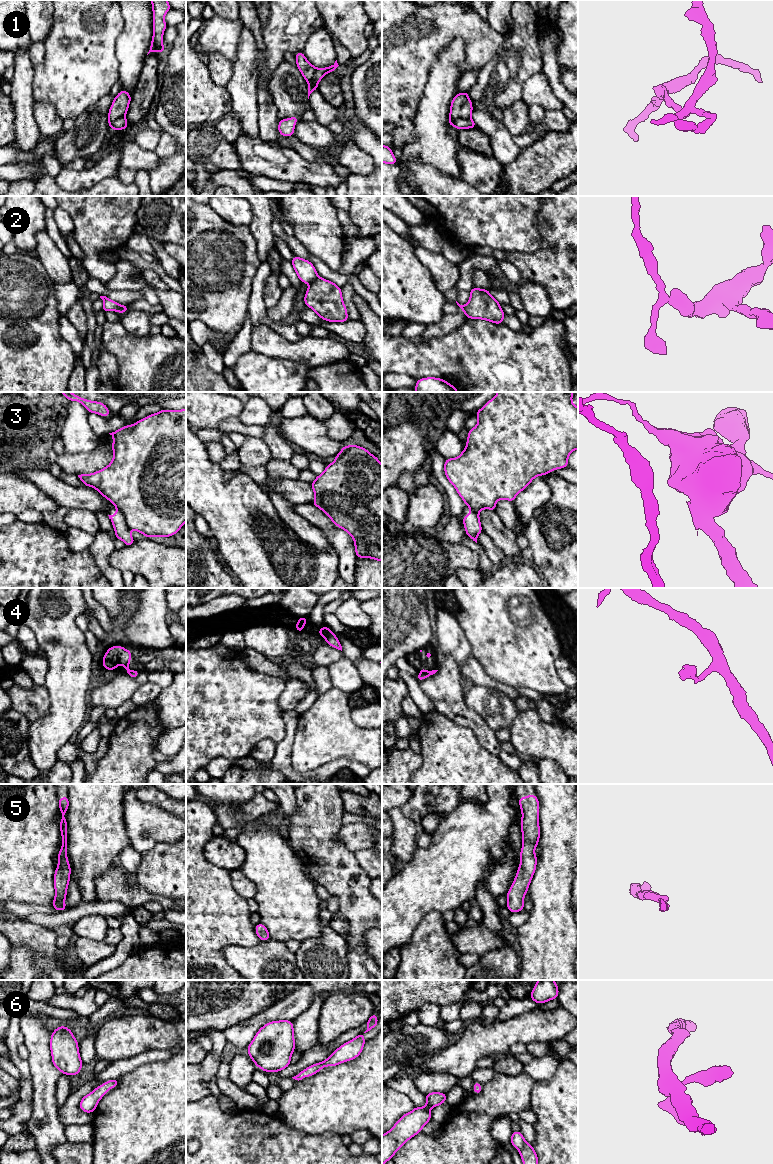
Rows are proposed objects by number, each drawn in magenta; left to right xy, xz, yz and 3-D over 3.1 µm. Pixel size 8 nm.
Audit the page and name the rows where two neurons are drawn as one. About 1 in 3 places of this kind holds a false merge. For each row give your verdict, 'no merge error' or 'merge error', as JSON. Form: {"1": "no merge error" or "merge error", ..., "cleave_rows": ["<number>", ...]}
{"1": "merge error", "2": "merge error", "3": "merge error", "4": "merge error", "5": "no merge error", "6": "no merge error", "cleave_rows": ["1", "2", "3", "4"]}

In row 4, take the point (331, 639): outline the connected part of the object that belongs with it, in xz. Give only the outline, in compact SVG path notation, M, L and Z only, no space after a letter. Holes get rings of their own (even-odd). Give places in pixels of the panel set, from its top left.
M327 631L325 636L326 636L325 640L328 645L342 651L342 646L335 633L333 633L332 631Z

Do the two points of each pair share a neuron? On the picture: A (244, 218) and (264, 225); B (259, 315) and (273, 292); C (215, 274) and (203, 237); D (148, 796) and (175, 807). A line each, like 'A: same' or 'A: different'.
A: different
B: different
C: same
D: same

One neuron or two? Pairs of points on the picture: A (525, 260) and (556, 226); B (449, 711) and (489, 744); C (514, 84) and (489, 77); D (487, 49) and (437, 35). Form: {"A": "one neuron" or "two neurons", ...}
{"A": "one neuron", "B": "one neuron", "C": "one neuron", "D": "one neuron"}

